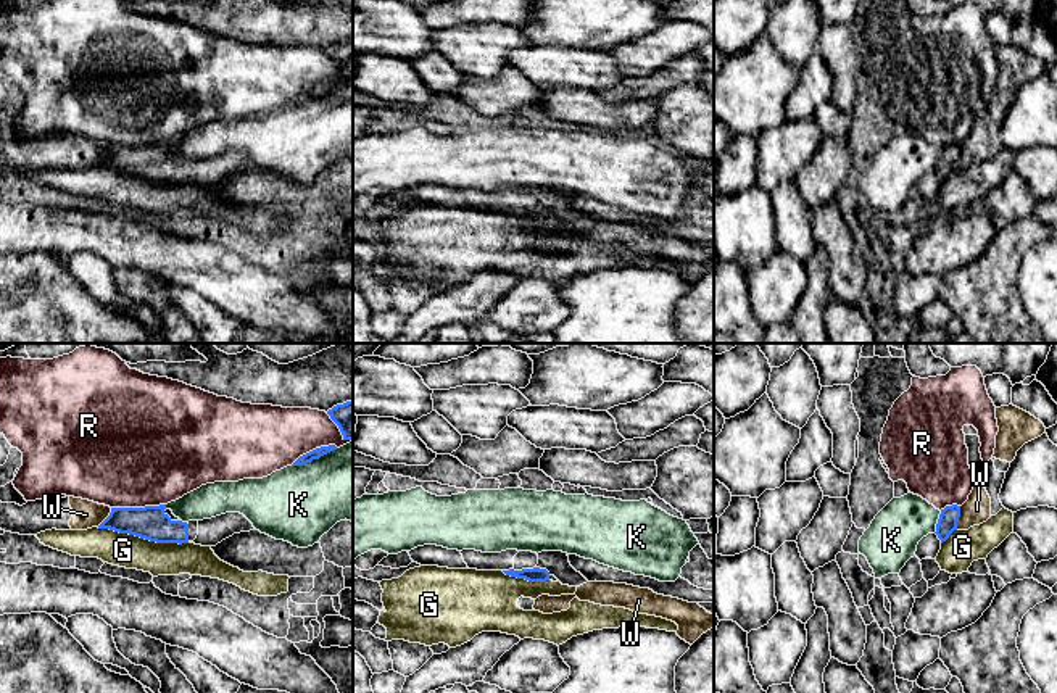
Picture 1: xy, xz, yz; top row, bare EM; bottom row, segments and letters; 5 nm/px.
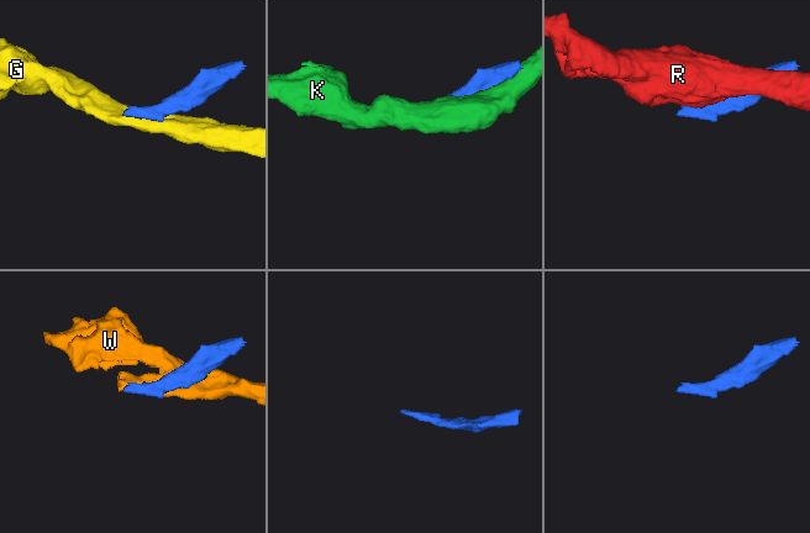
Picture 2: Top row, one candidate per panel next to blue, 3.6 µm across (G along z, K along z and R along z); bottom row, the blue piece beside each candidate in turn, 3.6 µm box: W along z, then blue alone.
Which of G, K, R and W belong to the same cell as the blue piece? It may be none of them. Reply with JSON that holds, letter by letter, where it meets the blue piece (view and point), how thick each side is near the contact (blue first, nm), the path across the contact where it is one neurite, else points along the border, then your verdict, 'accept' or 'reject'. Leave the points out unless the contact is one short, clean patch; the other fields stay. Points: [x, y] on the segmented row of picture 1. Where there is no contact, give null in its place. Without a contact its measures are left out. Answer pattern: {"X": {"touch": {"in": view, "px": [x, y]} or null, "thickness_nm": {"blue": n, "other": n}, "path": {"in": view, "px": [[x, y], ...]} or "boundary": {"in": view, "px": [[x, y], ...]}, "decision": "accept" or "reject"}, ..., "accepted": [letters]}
{"G": {"touch": {"in": "xy", "px": [142, 537]}, "thickness_nm": {"blue": 170, "other": 170}, "boundary": {"in": "xy", "px": [[97, 527], [128, 532], [157, 542], [187, 543]]}, "decision": "reject"}, "K": {"touch": {"in": "xy", "px": [315, 458]}, "thickness_nm": {"blue": 50, "other": 380}, "decision": "reject"}, "R": {"touch": {"in": "xy", "px": [137, 508]}, "thickness_nm": {"blue": 170, "other": 500}, "decision": "reject"}, "W": {"touch": {"in": "yz", "px": [959, 516]}, "thickness_nm": {"blue": 100, "other": 140}, "decision": "reject"}, "accepted": []}

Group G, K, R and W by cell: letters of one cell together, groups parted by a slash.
G / K / R / W

